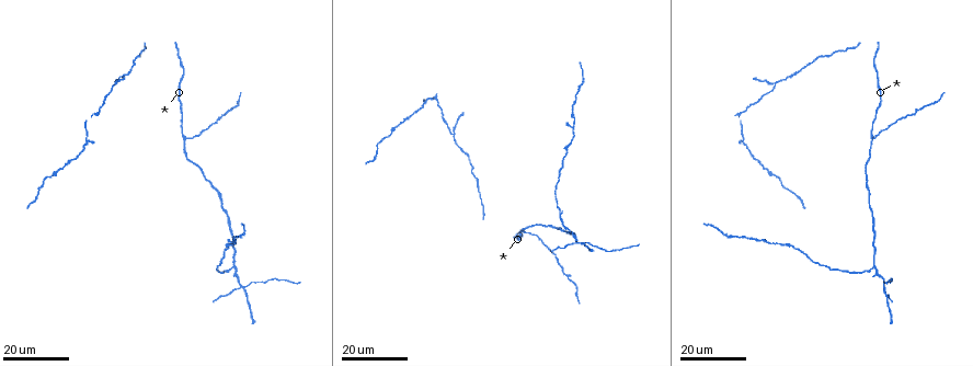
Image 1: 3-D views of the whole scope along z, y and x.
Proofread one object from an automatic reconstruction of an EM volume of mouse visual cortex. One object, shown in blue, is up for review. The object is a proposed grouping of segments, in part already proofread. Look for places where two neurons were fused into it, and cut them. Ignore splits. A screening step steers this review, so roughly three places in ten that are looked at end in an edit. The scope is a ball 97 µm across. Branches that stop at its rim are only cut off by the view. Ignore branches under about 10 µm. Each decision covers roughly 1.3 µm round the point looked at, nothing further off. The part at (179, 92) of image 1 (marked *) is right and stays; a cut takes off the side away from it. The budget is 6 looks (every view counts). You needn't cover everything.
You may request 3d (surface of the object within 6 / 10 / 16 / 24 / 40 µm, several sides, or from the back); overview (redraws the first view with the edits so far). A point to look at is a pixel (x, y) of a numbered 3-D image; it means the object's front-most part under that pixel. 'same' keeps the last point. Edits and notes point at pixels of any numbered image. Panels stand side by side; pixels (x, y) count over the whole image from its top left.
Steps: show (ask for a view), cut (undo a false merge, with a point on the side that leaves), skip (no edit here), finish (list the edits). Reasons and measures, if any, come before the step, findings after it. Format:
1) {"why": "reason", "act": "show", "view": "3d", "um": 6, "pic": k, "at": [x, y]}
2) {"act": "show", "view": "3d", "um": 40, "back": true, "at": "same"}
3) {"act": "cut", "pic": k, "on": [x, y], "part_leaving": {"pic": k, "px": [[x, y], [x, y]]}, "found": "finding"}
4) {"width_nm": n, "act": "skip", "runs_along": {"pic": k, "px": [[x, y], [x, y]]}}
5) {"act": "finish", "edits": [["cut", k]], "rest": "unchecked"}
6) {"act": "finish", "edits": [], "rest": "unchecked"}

{"act": "show", "view": "3d", "um": 24, "pic": 1, "at": [245, 289]}

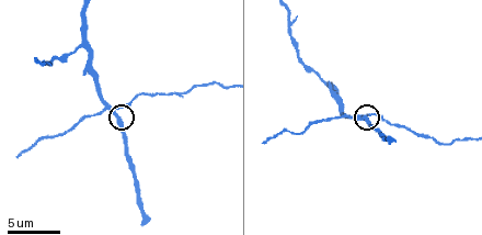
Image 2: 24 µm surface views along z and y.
{"act": "show", "view": "3d", "um": 10, "pic": 2, "at": [115, 111]}

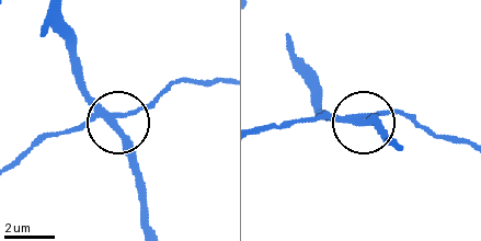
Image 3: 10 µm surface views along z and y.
{"why": "closer look", "act": "show", "view": "3d", "um": 6, "pic": 3, "at": [363, 122]}

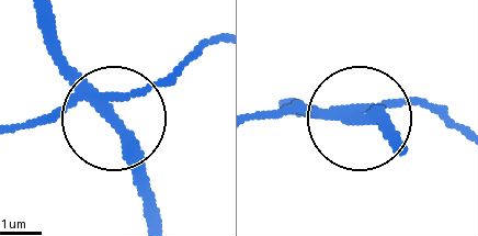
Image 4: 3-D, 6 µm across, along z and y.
{"width_nm": 250, "act": "cut", "pic": 4, "on": [154, 83], "part_leaving": {"pic": 4, "px": [[102, 92], [161, 85], [214, 43]]}, "found": "a second neuron is stuck on"}

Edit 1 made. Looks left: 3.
{"why": "three-way junction", "act": "show", "view": "3d", "um": 16, "pic": 2, "at": [84, 45]}

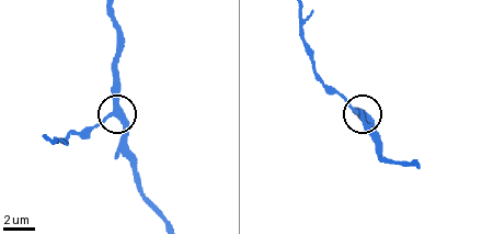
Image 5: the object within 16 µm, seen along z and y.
{"act": "skip", "found": "one neuron here"}

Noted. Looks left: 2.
{"act": "finish", "edits": [["cut", 4]], "rest": "unchecked"}

